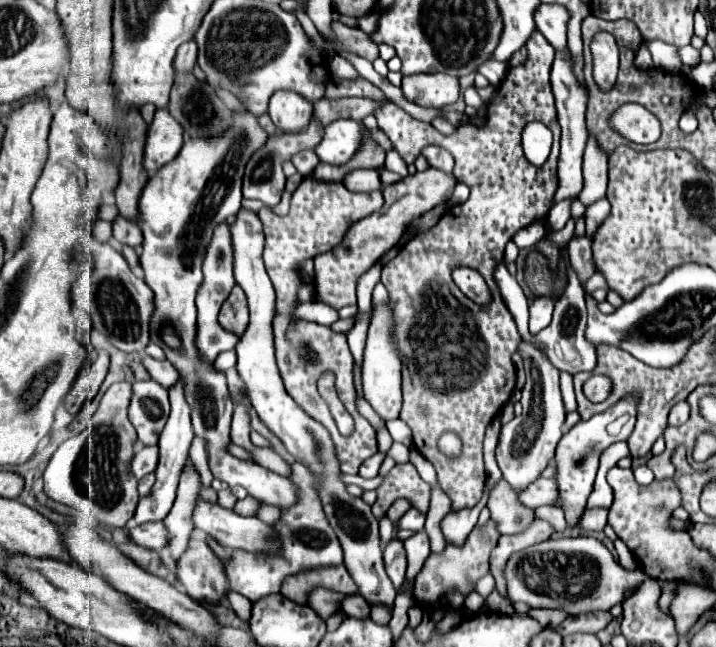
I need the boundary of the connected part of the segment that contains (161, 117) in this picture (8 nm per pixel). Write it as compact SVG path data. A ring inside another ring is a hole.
M158 108L146 132L144 170L158 172L162 166L166 166L178 156L182 144L184 144L182 126L170 116L168 110Z

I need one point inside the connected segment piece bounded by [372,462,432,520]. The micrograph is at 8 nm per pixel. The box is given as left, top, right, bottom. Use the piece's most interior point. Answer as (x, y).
(402, 481)

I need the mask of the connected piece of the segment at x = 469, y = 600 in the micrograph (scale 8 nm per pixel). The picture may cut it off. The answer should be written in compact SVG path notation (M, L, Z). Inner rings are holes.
M470 592L470 594L466 596L464 608L466 608L466 610L470 610L470 612L480 612L482 604L484 604L484 598L482 598L480 594L476 594L476 592Z

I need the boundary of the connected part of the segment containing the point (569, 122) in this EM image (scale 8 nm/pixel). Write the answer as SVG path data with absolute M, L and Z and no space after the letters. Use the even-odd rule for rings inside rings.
M568 50L564 54L556 54L554 66L552 66L552 90L556 96L556 110L558 110L558 122L562 126L562 150L560 150L560 160L558 160L558 178L560 186L554 196L554 202L562 198L572 198L582 190L582 154L586 146L586 124L584 124L584 114L586 114L586 92L578 84L576 76L572 74L572 60Z

